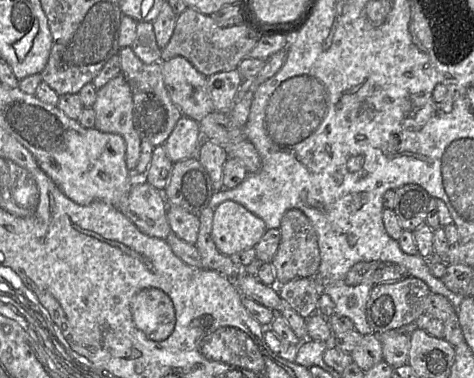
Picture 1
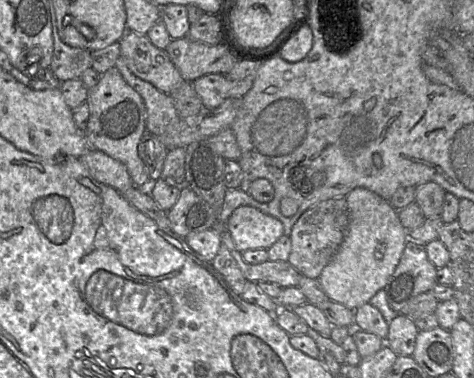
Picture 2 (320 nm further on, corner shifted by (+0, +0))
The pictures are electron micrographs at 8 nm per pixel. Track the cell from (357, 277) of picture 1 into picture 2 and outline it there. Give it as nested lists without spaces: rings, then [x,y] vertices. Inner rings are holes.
[[[222,230],[222,243],[230,249],[234,260],[248,282],[265,281],[286,288],[298,286],[303,276],[288,261],[267,260],[260,264],[246,263],[242,252],[236,250],[232,238],[225,230]]]

